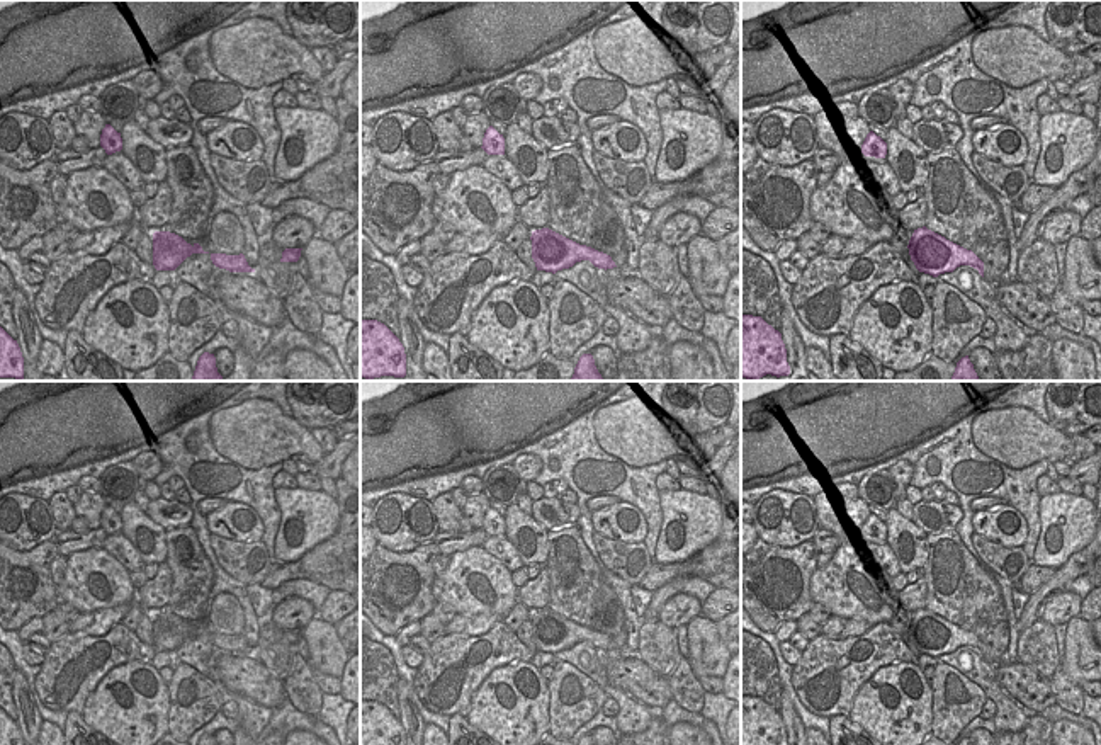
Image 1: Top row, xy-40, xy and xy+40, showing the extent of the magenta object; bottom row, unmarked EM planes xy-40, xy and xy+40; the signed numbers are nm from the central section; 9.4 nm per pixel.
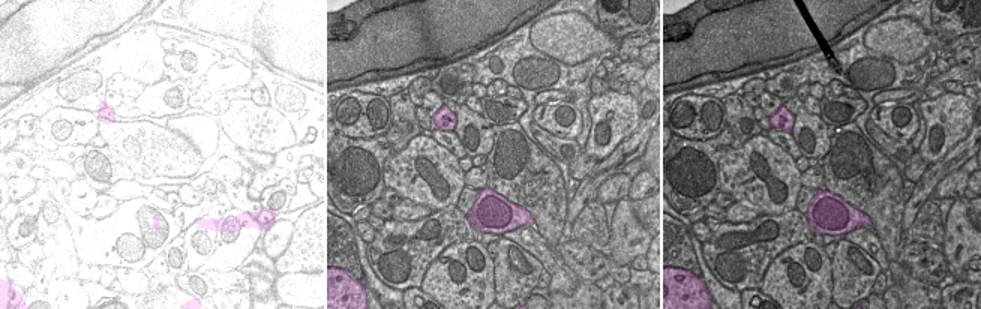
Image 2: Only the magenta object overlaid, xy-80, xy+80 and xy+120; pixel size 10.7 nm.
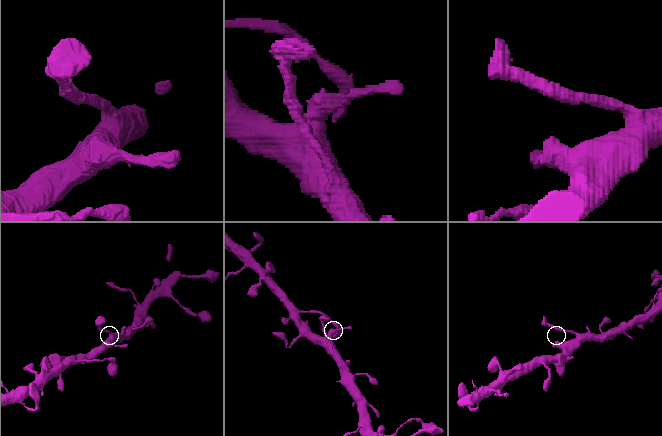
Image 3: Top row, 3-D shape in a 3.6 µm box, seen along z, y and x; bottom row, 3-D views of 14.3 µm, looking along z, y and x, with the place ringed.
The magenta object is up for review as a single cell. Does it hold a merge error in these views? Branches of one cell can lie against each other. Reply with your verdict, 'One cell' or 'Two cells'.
One cell

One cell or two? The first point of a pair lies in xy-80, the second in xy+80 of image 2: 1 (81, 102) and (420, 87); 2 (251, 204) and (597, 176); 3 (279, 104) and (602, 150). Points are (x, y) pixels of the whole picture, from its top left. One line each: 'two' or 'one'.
1: two
2: two
3: one

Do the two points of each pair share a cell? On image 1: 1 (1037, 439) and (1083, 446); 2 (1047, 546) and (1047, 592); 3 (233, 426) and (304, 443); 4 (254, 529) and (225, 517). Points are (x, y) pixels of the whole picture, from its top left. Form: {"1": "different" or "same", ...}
{"1": "different", "2": "different", "3": "same", "4": "same"}

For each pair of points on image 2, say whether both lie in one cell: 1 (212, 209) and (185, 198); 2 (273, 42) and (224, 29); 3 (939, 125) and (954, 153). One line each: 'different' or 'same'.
1: different
2: same
3: different

